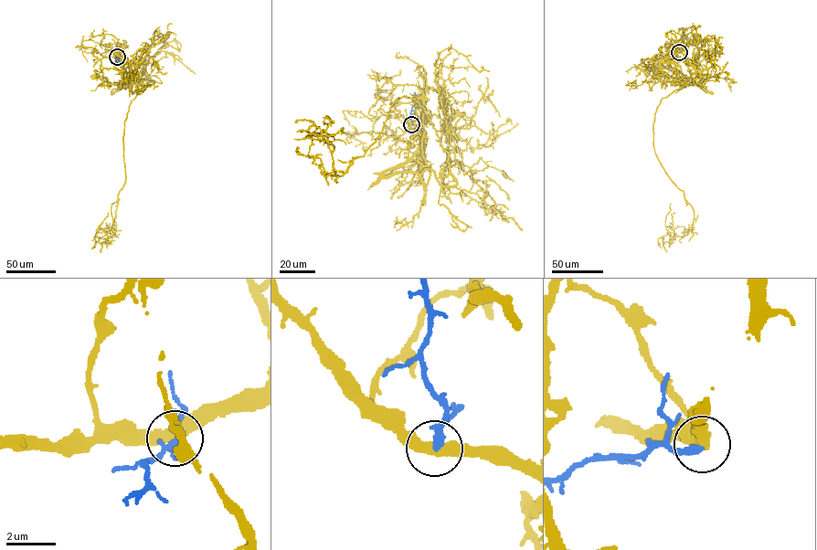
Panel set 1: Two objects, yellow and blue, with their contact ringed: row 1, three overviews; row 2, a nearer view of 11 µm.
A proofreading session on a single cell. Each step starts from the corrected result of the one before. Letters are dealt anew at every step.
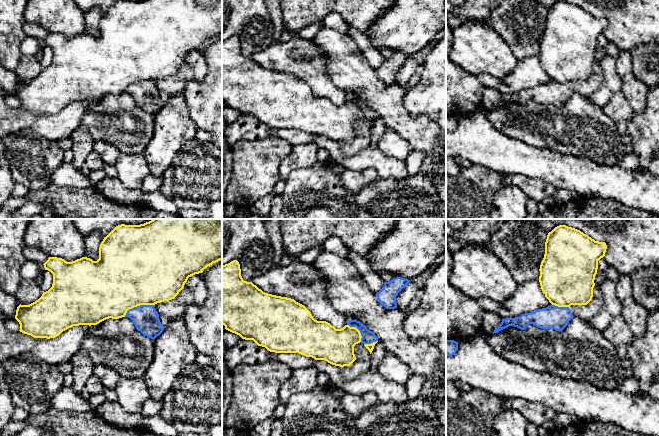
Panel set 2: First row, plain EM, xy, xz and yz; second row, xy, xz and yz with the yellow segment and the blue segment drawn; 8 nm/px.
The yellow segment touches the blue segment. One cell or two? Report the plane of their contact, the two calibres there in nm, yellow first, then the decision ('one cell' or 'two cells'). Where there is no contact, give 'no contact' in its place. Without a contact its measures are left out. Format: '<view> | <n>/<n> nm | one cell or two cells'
xy | 500/200 nm | two cells

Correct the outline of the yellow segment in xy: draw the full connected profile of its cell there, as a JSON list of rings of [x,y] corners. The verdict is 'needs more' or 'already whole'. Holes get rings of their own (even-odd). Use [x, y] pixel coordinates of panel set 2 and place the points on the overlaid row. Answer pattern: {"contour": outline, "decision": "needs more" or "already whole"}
{"contour": [[[152,219],[149,222],[140,225],[125,225],[121,224],[116,226],[106,237],[99,247],[99,259],[93,261],[90,258],[82,257],[72,262],[67,262],[62,258],[49,257],[43,264],[45,270],[53,274],[52,287],[43,292],[42,296],[35,302],[29,305],[19,305],[16,310],[15,319],[20,324],[20,332],[31,335],[34,338],[55,338],[63,331],[79,325],[97,325],[100,322],[112,318],[119,319],[125,317],[127,311],[140,305],[155,305],[160,302],[169,301],[174,299],[179,292],[184,288],[188,278],[202,273],[203,270],[222,260],[222,219]]], "decision": "already whole"}

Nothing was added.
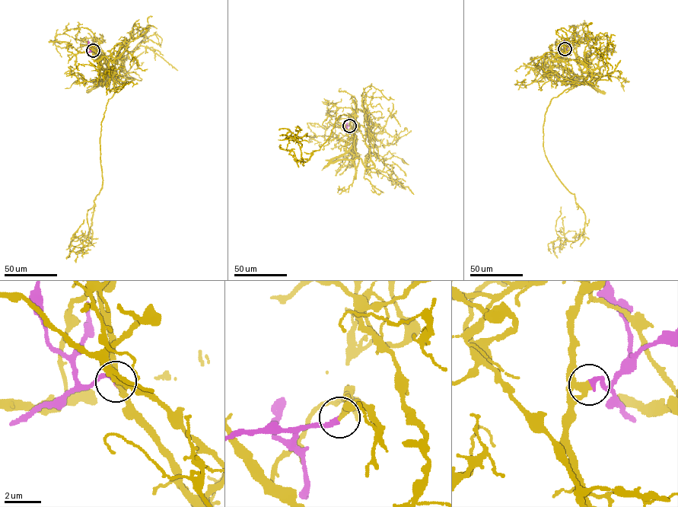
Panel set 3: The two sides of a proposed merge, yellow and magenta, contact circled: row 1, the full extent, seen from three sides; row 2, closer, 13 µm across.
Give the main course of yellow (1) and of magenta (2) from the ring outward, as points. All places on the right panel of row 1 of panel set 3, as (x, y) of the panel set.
1: (564, 49), (560, 61), (545, 55), (573, 84), (552, 100), (543, 148), (585, 219), (563, 244), (565, 216)
2: (564, 49), (567, 46), (564, 39)

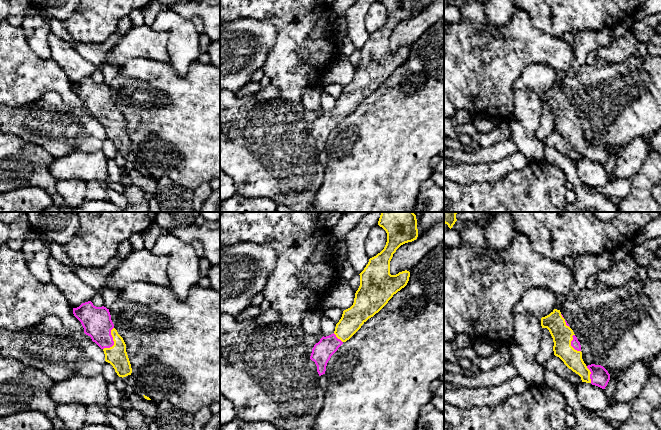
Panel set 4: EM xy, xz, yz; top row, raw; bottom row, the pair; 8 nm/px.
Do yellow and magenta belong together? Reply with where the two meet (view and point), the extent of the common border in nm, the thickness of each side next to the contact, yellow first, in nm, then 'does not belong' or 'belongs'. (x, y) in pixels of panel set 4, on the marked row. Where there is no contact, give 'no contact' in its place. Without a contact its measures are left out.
xy (113, 340) | 200 nm | 160/240 nm | belongs

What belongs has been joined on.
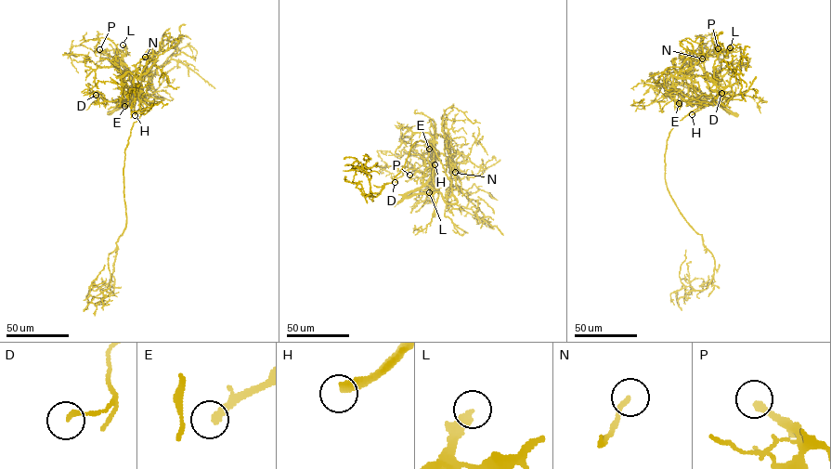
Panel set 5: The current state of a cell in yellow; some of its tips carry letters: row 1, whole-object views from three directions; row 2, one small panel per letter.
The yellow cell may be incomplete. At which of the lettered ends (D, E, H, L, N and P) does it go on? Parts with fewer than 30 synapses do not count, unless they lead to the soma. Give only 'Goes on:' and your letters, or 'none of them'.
Goes on: E, H, L

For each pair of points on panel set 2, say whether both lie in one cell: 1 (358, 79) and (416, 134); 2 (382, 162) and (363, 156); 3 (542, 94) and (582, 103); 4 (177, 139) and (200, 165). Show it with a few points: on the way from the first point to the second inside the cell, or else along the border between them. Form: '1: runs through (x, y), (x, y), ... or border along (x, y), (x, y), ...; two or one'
1: runs through (372, 90), (402, 120); one
2: runs through (377, 160), (373, 157), (368, 157); one
3: border along (588, 96), (573, 93), (561, 106), (545, 105); two
4: border along (194, 137), (176, 154), (170, 165); two

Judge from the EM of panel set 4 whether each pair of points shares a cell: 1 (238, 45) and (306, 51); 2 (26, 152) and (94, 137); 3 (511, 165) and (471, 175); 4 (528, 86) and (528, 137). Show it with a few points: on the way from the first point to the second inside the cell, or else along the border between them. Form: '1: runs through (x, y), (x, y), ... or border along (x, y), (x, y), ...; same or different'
1: border along (271, 24), (275, 27), (275, 43), (261, 67); different
2: border along (22, 138), (39, 144), (54, 158); different
3: runs through (501, 168), (491, 172), (481, 172); same
4: runs through (528, 99), (528, 124); same

